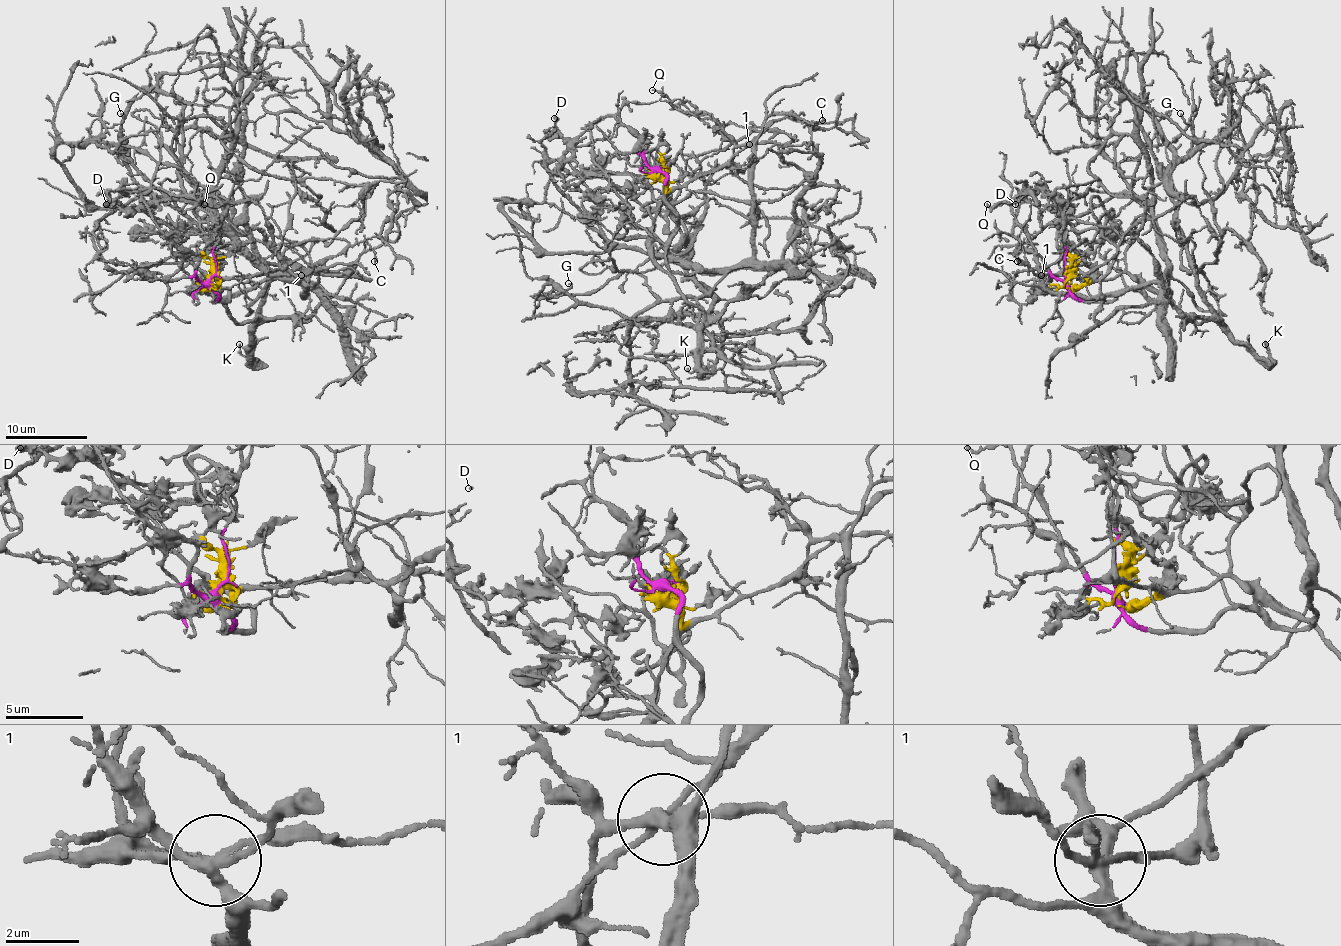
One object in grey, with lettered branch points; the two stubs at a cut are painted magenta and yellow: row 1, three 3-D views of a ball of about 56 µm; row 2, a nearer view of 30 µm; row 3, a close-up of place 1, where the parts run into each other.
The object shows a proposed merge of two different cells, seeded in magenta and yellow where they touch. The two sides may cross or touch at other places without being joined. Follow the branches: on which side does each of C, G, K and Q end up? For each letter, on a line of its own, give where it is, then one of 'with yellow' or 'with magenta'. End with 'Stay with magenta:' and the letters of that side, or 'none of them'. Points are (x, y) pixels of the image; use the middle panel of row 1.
C: at (822, 120); with yellow
G: at (568, 283); with yellow
K: at (687, 368); with yellow
Q: at (652, 90); with magenta
Stay with magenta: Q

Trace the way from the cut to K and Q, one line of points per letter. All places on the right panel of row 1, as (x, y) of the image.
K: (1067, 276), (1079, 286), (1124, 272), (1140, 276), (1195, 323), (1218, 321), (1265, 360), (1265, 343)
Q: (1067, 276), (1085, 301), (1171, 292), (1165, 278), (1054, 294), (1010, 201), (987, 205)

